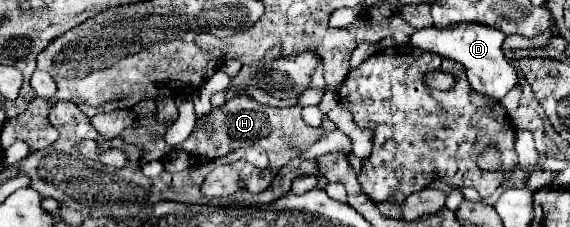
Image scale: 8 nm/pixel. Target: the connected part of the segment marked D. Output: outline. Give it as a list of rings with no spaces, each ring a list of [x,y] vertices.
[[[463,23],[463,25],[455,25],[451,29],[435,29],[434,26],[423,28],[417,31],[411,37],[411,45],[423,49],[423,51],[431,51],[431,53],[439,53],[447,59],[459,61],[465,71],[467,71],[467,79],[469,79],[469,87],[473,93],[483,93],[495,101],[501,101],[515,85],[517,85],[517,69],[513,67],[513,63],[509,63],[503,55],[503,45],[505,41],[505,33],[495,29],[495,27],[487,27],[487,25],[475,25],[475,23]]]

